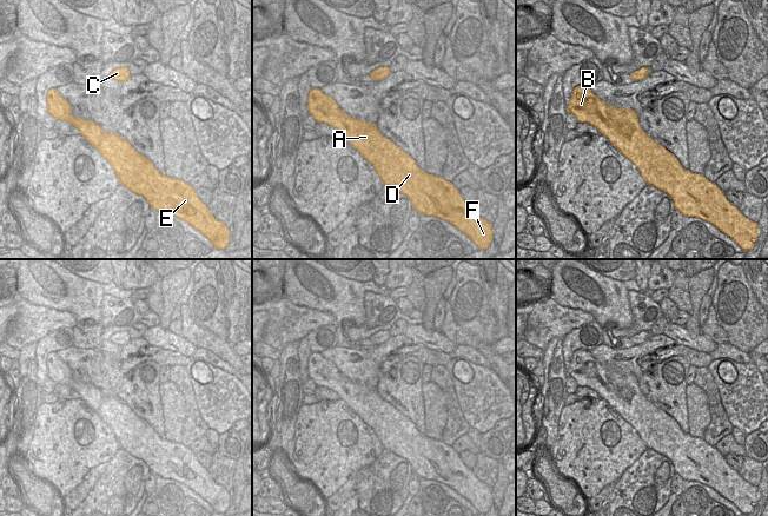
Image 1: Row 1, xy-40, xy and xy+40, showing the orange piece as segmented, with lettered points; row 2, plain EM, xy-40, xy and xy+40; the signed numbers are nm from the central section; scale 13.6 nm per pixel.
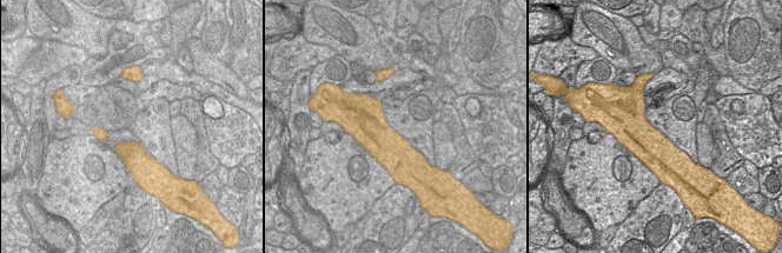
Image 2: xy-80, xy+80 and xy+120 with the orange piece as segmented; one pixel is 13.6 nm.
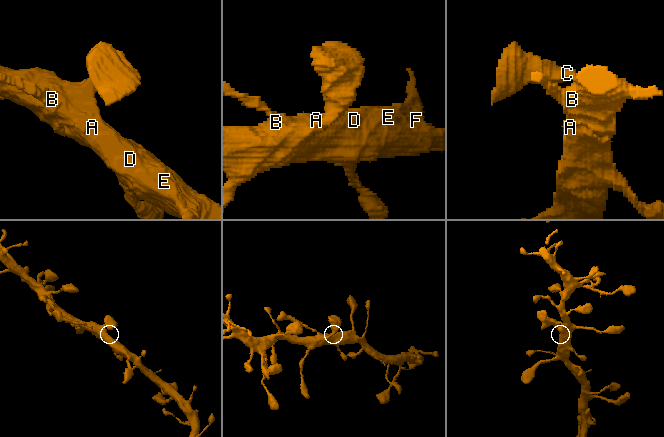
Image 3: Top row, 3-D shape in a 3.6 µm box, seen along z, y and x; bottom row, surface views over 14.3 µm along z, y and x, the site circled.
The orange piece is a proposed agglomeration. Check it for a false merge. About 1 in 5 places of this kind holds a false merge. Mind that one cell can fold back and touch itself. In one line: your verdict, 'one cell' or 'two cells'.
one cell

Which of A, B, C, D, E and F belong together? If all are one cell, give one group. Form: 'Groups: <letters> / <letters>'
Groups: A B C D E F

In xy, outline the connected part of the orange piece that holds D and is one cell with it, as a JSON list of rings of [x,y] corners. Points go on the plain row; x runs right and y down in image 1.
[[[320,352],[310,355],[307,373],[317,386],[325,386],[345,401],[375,431],[383,448],[405,458],[415,475],[450,487],[479,514],[489,511],[492,489],[464,465],[452,446],[422,435],[411,419],[378,395],[376,388],[351,382]]]

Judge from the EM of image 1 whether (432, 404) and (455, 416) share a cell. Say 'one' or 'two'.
two

